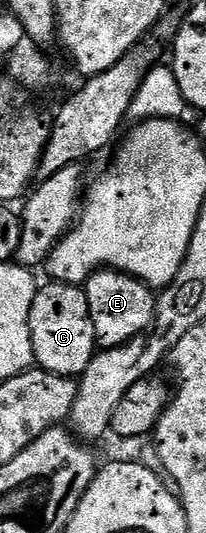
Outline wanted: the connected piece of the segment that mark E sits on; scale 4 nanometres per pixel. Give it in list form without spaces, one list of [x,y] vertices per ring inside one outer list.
[[[103,270],[95,272],[84,285],[92,314],[94,339],[99,349],[115,348],[143,335],[153,325],[156,296],[149,284],[142,283],[126,272]]]

